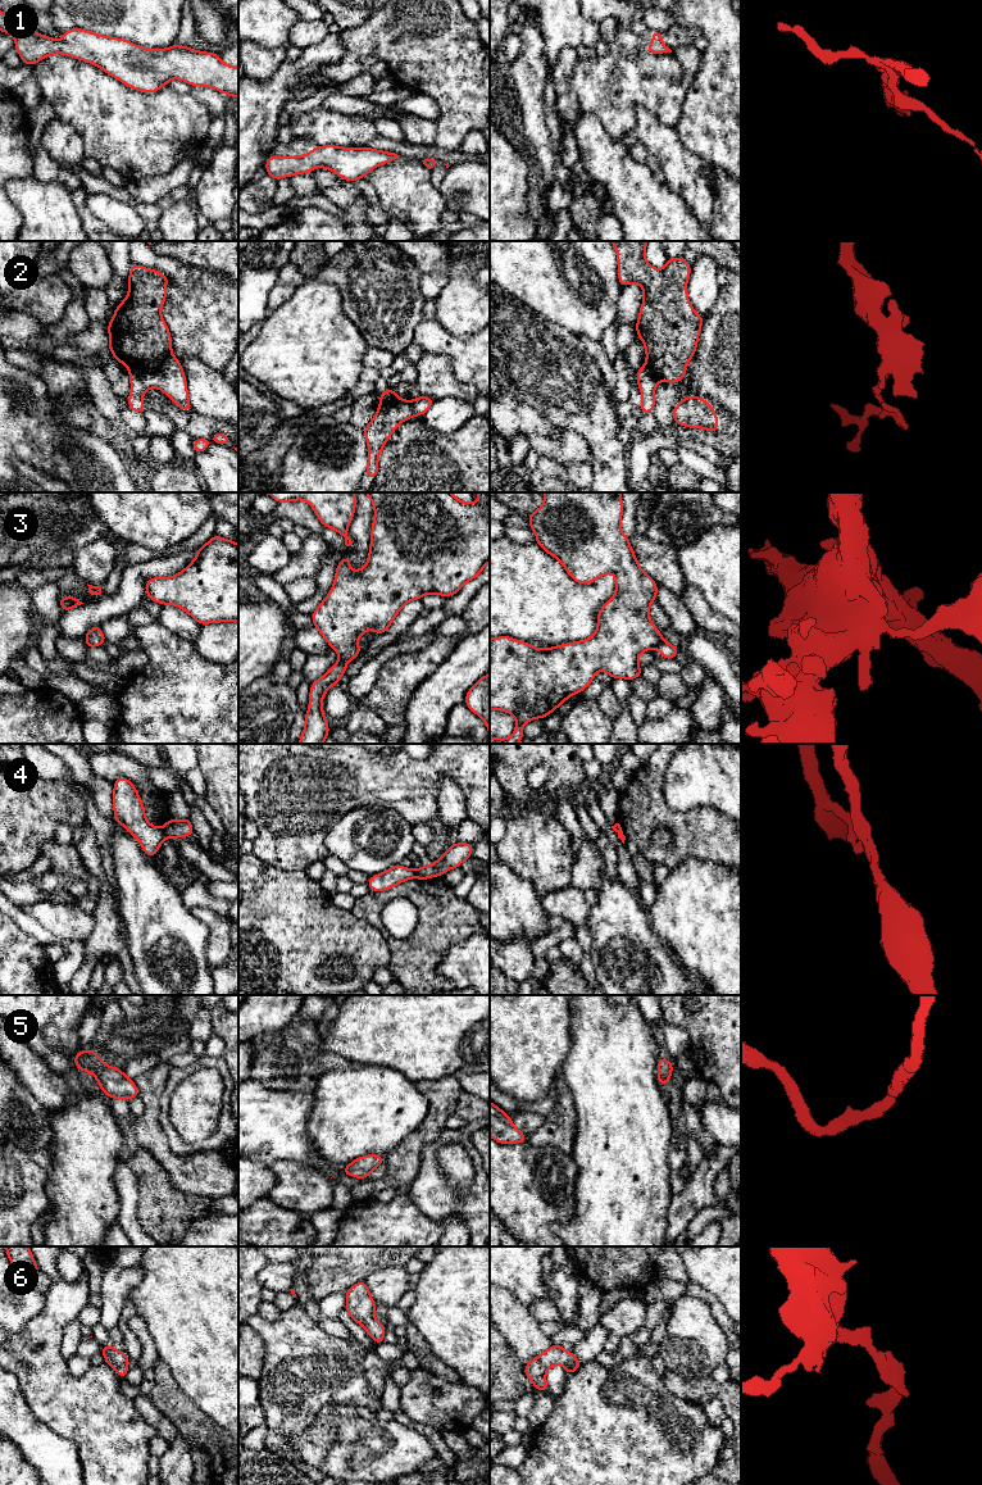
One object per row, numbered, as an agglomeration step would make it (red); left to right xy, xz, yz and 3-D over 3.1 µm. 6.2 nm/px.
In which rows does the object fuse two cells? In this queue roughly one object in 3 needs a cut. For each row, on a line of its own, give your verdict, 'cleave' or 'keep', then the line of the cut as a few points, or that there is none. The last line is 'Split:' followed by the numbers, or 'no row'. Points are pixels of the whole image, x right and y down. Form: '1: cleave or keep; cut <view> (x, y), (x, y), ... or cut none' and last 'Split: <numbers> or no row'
1: keep; cut none
2: cleave; cut xy (171, 353), (155, 371), (130, 369)
3: cleave; cut yz (663, 640), (655, 648)
4: cleave; cut xy (160, 829), (166, 835)
5: keep; cut none
6: keep; cut none
Split: 2, 3, 4

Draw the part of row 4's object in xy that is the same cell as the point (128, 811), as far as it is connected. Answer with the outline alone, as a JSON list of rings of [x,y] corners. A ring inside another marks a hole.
[[[117,778],[113,787],[113,819],[140,841],[147,857],[154,858],[165,837],[164,831],[147,822],[141,798],[128,778]]]

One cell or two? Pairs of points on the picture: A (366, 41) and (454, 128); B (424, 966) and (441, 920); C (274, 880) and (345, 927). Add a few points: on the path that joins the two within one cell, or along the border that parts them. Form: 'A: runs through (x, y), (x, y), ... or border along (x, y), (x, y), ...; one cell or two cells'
A: runs through (394, 45), (450, 100); one cell
B: runs through (424, 954), (426, 947), (436, 931); one cell
C: runs through (292, 898), (322, 927), (327, 927); one cell

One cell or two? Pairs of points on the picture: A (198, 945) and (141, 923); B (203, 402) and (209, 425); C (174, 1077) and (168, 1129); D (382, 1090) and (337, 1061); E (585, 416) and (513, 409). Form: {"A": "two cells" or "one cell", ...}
{"A": "one cell", "B": "two cells", "C": "one cell", "D": "two cells", "E": "two cells"}

